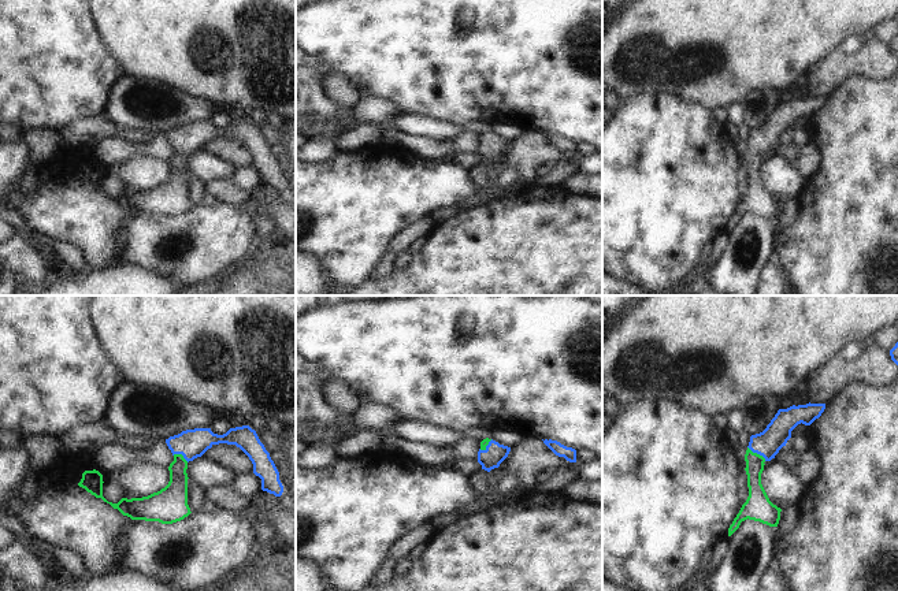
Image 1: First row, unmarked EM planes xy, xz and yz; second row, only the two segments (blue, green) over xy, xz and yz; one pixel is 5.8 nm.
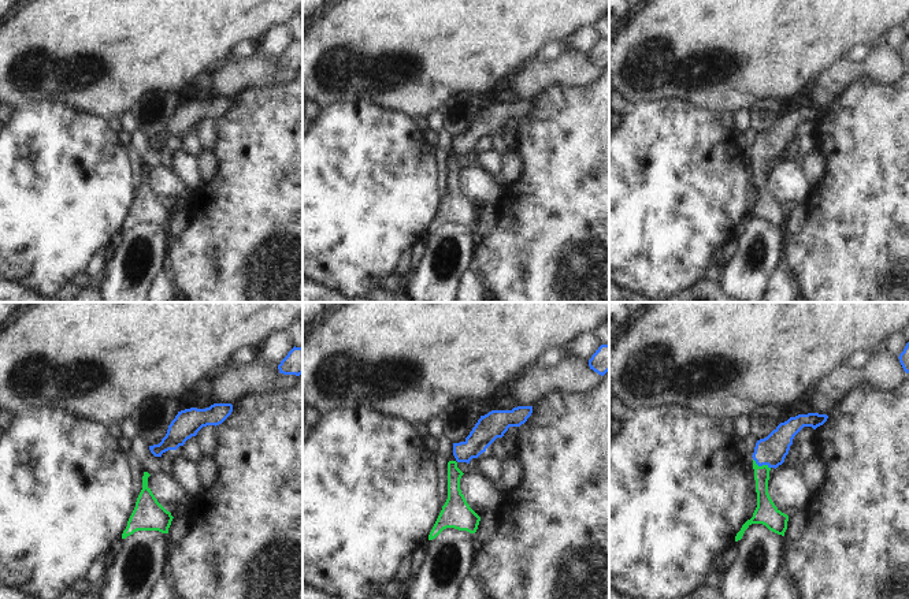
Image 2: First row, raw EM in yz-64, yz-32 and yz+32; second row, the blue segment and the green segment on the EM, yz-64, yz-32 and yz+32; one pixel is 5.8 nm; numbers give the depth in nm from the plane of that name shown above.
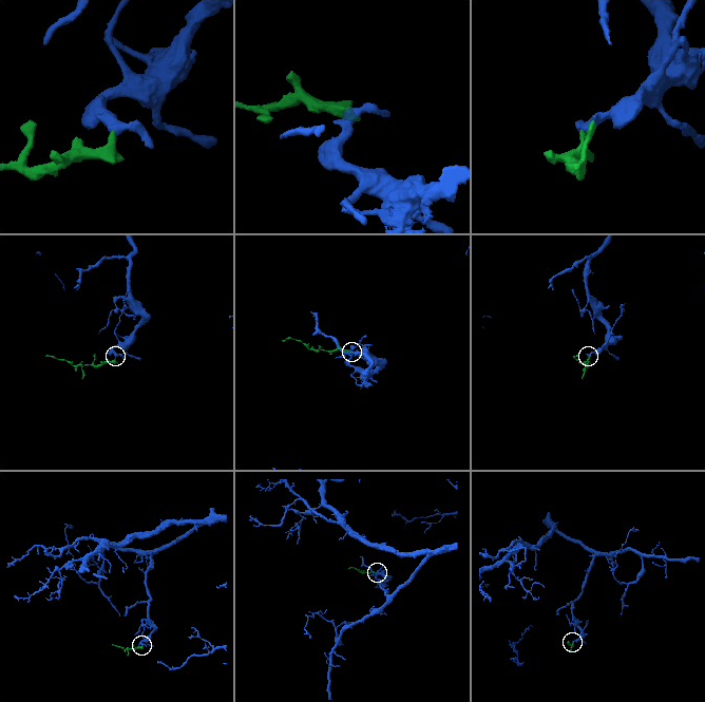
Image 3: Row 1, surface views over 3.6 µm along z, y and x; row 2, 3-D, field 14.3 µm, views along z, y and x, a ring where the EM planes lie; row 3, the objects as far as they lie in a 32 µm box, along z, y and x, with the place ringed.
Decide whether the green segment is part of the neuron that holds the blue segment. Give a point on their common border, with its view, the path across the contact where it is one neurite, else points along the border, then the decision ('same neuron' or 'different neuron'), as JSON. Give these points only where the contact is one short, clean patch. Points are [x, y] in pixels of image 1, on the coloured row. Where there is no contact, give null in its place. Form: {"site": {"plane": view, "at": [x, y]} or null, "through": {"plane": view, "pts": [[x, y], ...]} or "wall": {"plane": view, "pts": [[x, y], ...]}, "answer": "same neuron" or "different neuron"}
{"site": {"plane": "yz", "at": [757, 453]}, "through": {"plane": "yz", "pts": [[767, 443], [757, 453], [754, 463]]}, "answer": "same neuron"}

